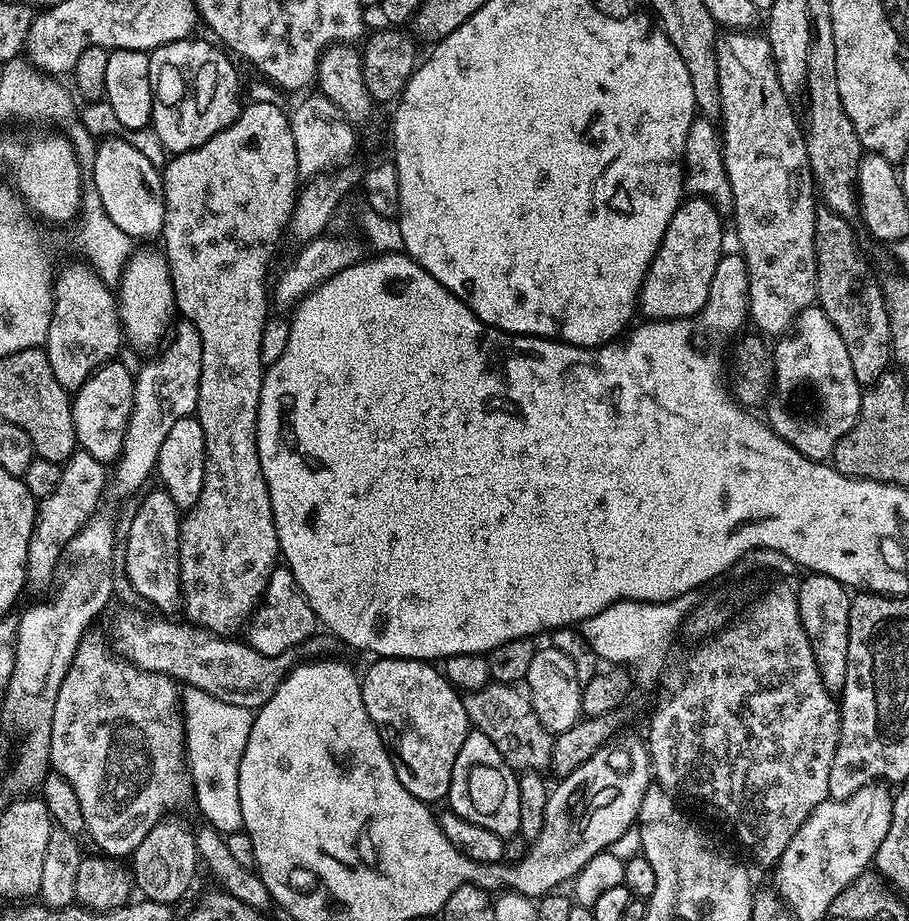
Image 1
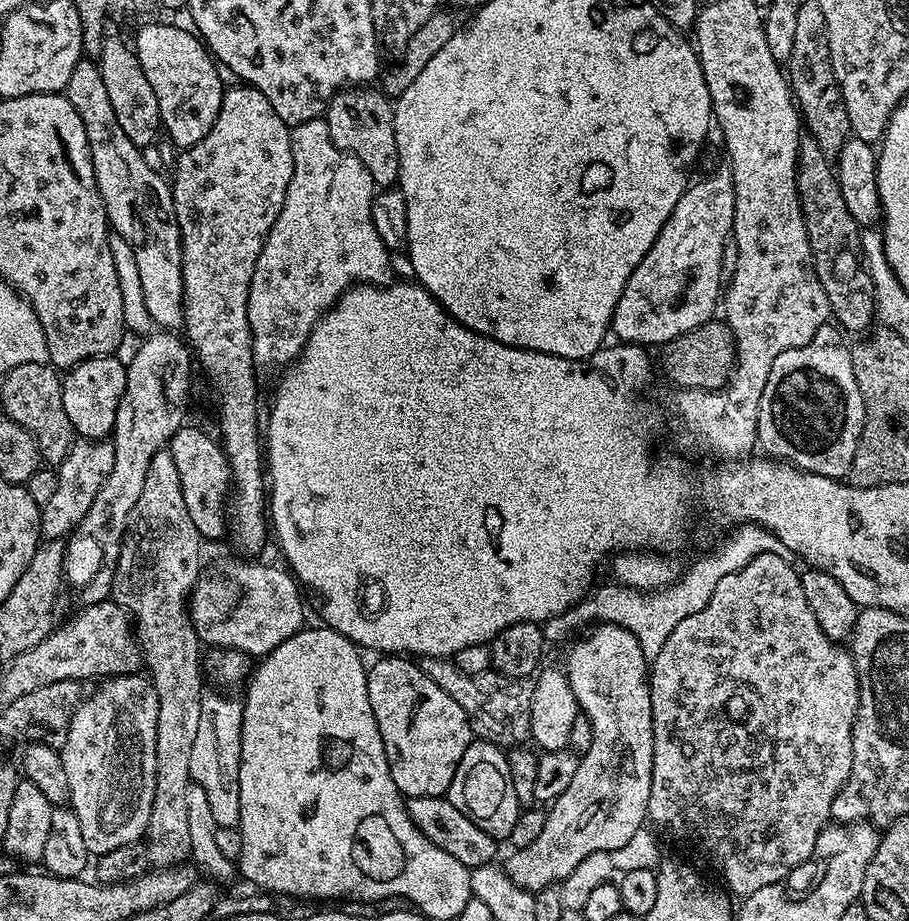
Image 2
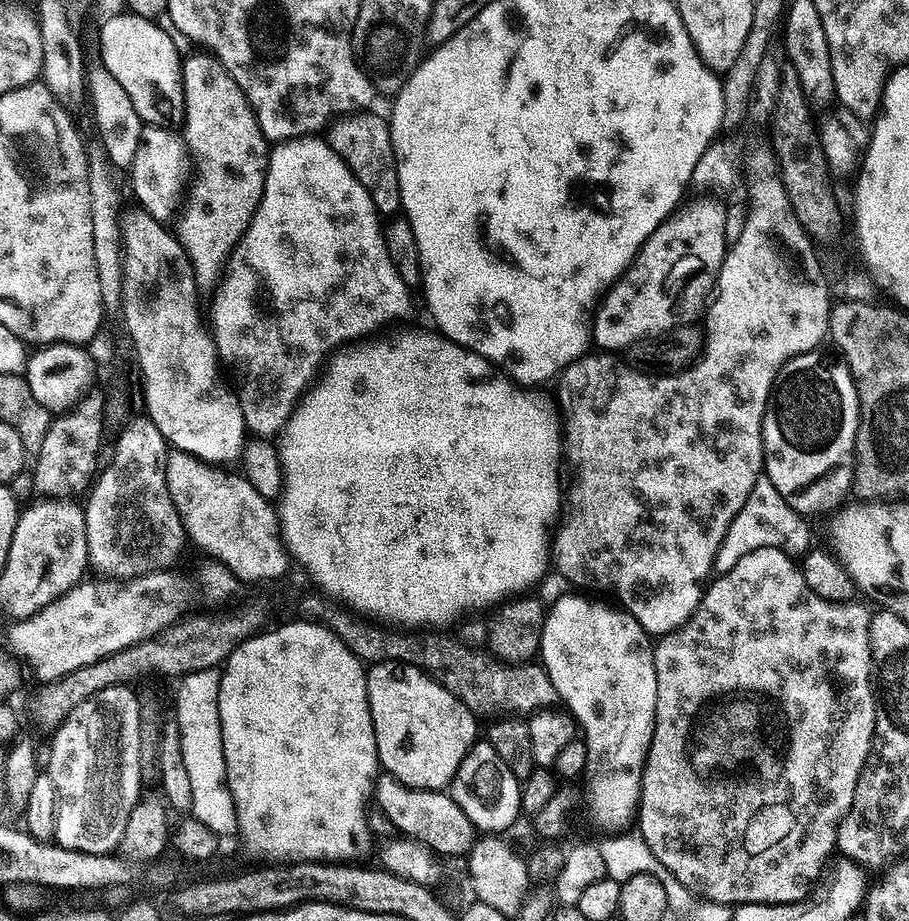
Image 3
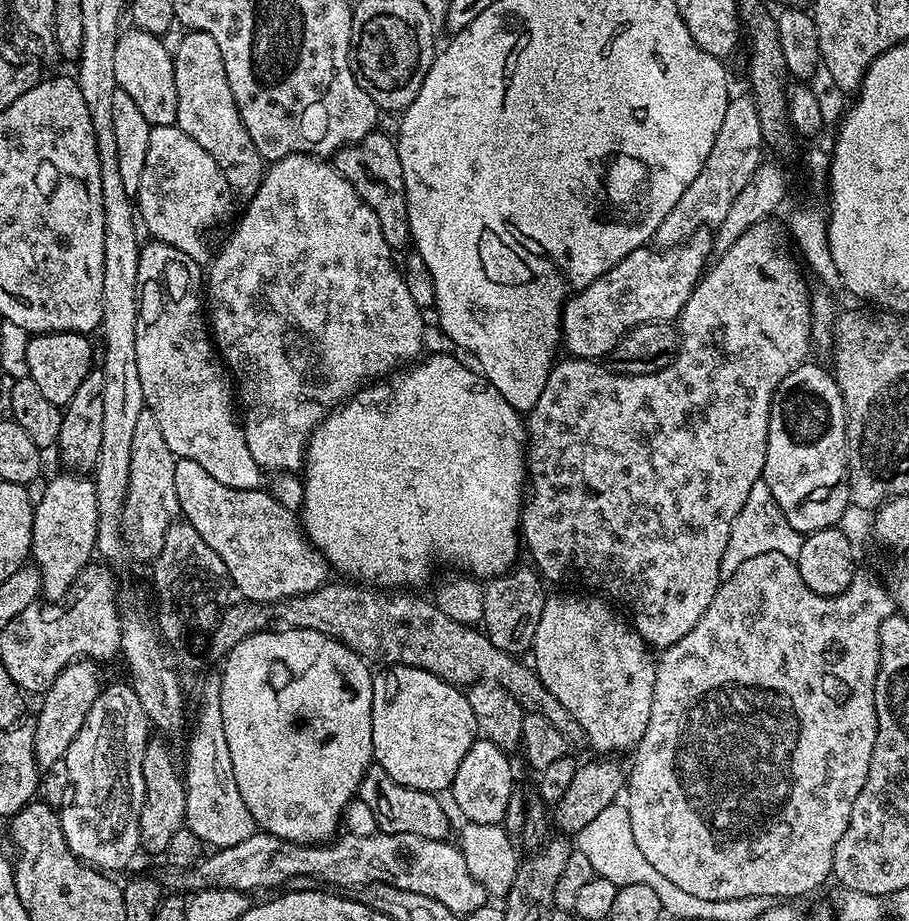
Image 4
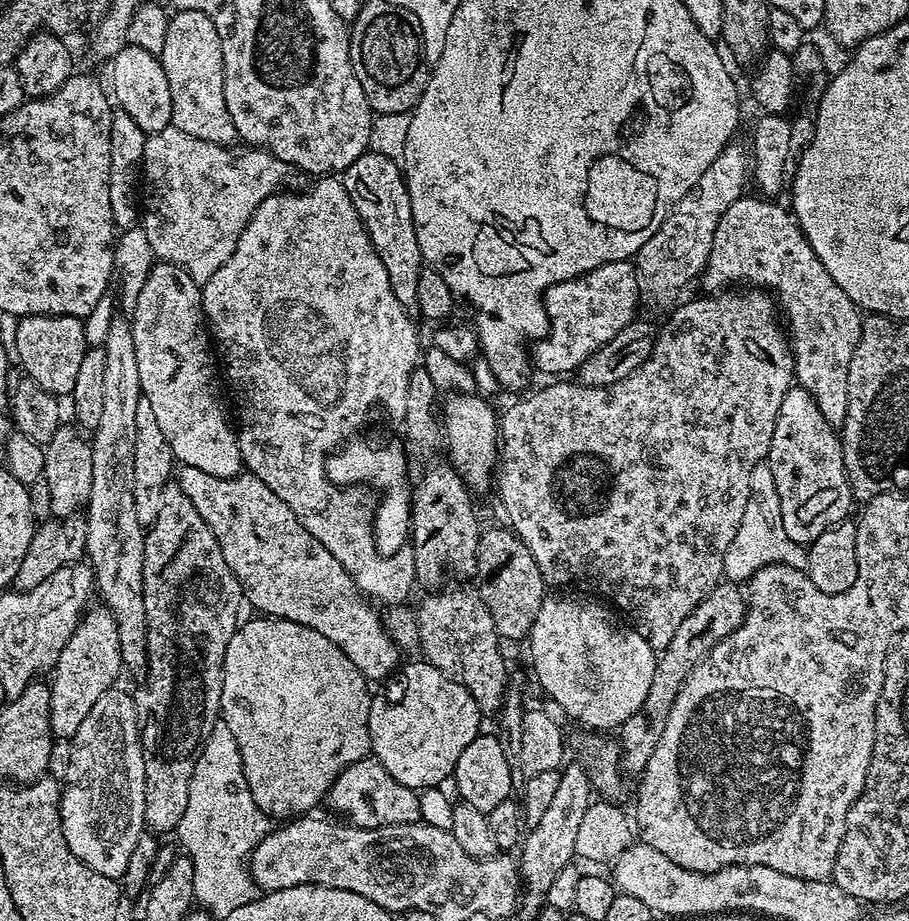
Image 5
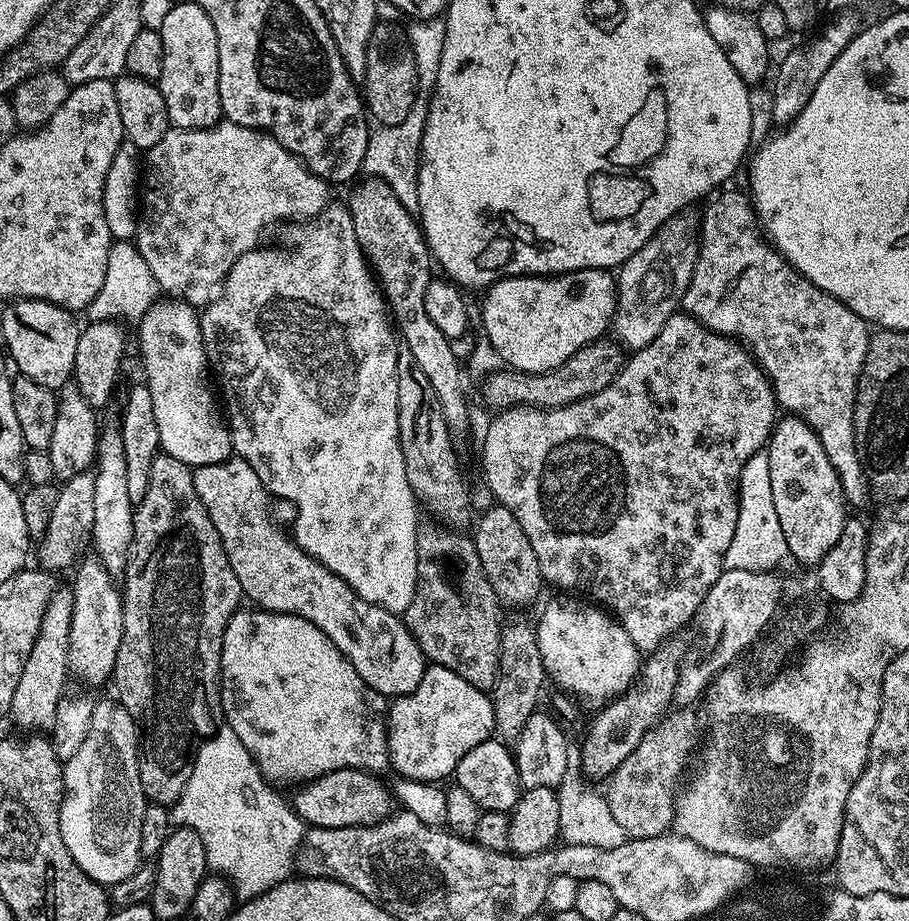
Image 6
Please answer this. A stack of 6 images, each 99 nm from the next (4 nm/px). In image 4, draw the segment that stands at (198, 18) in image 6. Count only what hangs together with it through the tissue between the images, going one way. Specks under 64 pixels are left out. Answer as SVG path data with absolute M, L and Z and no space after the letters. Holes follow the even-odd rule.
M188 30L183 33L185 36L177 42L176 48L172 52L172 65L174 66L174 86L178 94L178 114L175 125L181 128L218 166L224 171L224 177L228 179L228 184L232 187L233 193L237 197L251 198L258 190L258 186L264 181L266 162L258 154L258 146L254 146L254 138L250 138L250 130L242 122L242 114L234 102L234 94L230 90L230 82L226 78L226 66L222 62L222 50L218 50L218 42L210 38L210 34L205 32L195 32Z

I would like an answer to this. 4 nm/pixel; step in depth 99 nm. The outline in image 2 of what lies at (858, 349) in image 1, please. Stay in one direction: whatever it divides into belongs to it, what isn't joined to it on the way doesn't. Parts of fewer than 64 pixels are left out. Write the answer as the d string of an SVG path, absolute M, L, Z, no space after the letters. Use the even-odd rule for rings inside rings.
M807 134L801 135L800 145L798 146L796 189L798 190L798 198L802 206L802 218L806 222L806 238L810 238L810 246L812 247L812 257L814 258L814 266L818 274L818 282L822 282L822 290L826 290L828 310L831 319L845 333L867 333L873 327L877 317L874 283L871 281L871 276L868 273L868 268L861 253L860 233L862 226L854 218L854 214L850 214L850 210L846 210L846 201L842 198L842 190L836 177L836 169L833 161L822 150L822 146L818 146L816 139Z

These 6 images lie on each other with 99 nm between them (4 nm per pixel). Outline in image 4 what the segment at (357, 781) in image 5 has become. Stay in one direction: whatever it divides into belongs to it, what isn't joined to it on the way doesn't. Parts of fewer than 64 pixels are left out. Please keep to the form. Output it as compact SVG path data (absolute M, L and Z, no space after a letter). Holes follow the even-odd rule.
M370 766L364 771L360 783L358 800L368 807L370 815L376 819L376 828L381 832L397 832L398 834L418 834L418 838L434 838L448 840L448 812L440 805L441 797L431 792L414 790L410 786L402 786L386 774L379 766Z

